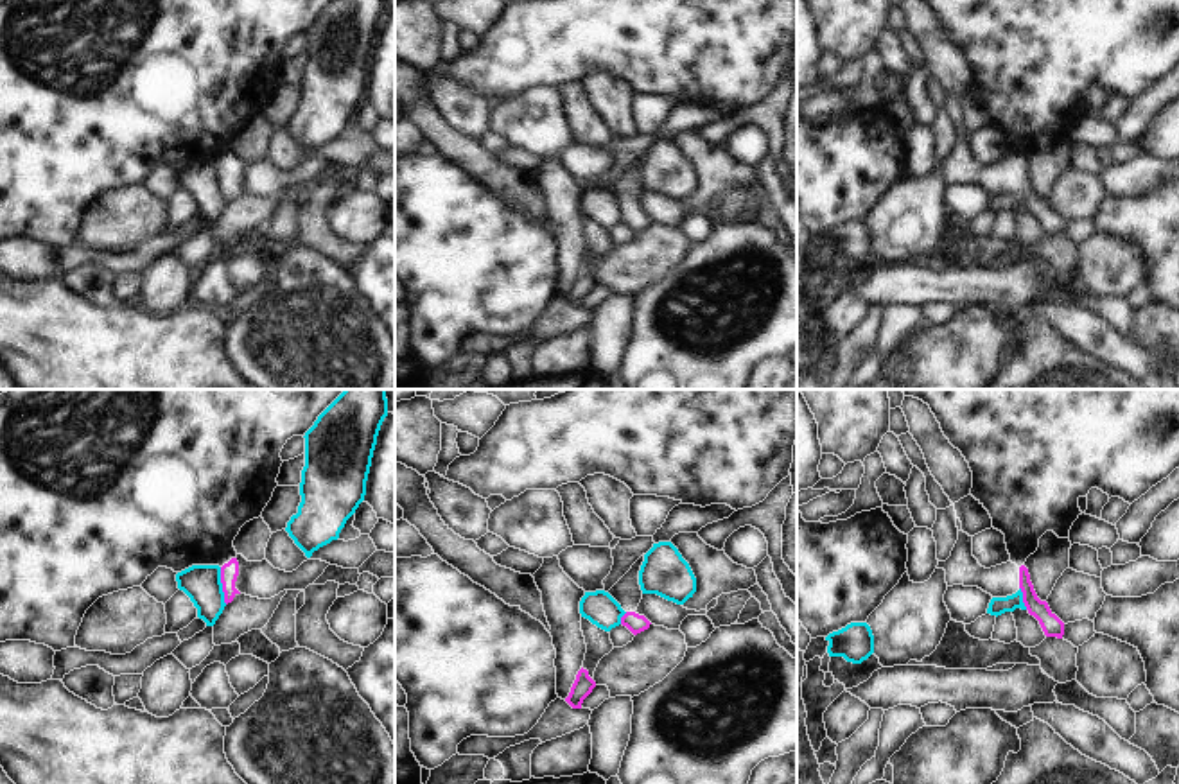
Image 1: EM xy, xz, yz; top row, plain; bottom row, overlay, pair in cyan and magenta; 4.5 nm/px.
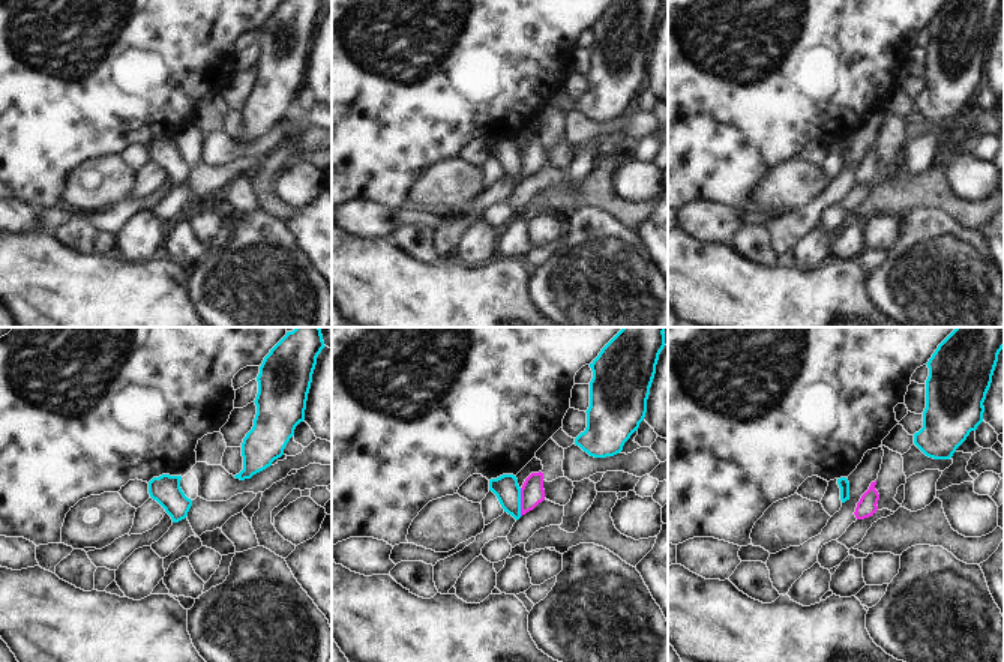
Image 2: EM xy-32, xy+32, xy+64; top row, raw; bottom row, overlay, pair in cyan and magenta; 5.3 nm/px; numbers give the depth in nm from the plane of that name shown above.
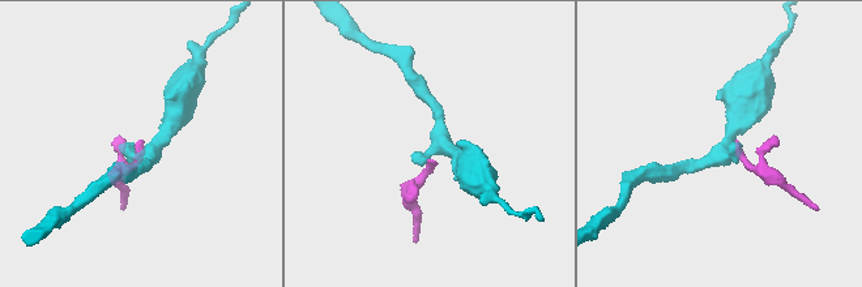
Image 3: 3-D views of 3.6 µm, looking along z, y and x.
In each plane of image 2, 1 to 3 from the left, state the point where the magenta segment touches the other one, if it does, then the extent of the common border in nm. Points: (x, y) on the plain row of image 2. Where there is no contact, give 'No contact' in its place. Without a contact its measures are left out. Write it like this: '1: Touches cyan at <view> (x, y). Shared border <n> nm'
1: No contact
2: Touches cyan at xy+32 (520, 165). Shared border 150 nm
3: No contact

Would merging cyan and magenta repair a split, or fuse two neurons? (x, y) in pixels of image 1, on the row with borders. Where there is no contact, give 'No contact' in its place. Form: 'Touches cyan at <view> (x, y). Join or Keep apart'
Touches cyan at xy (221, 585). Keep apart

